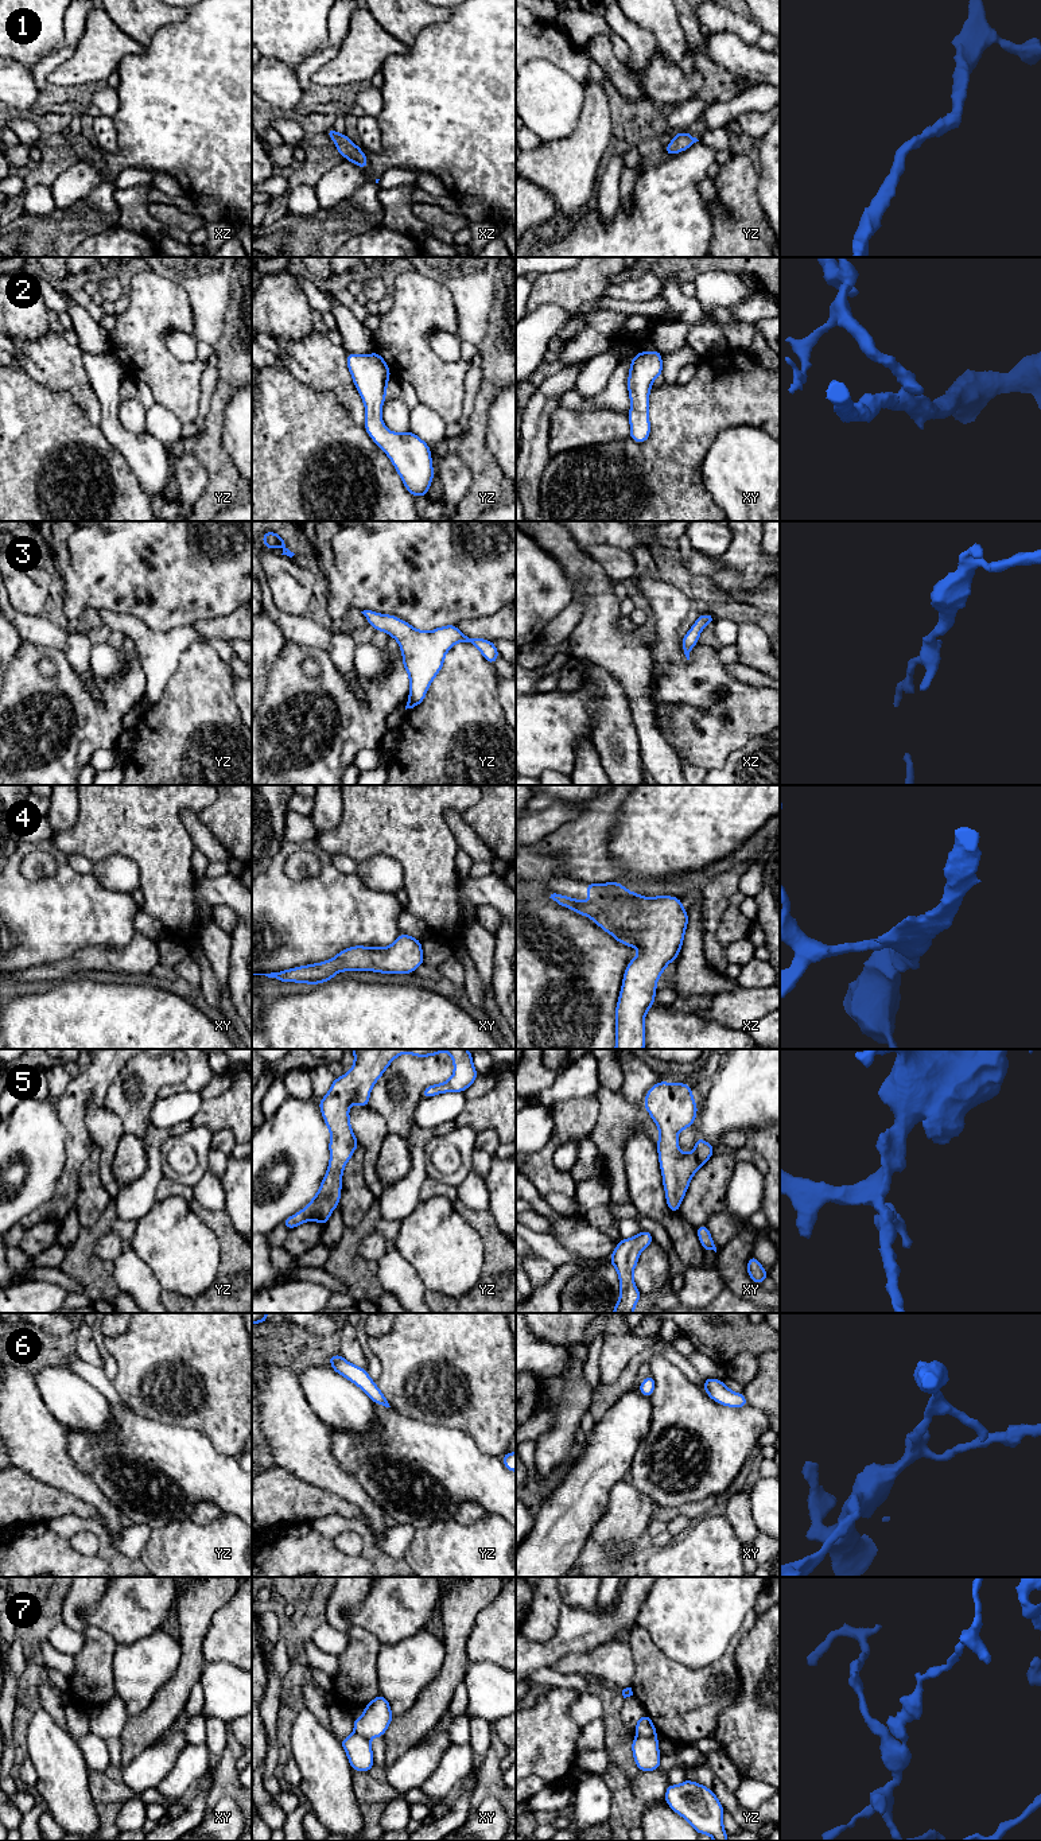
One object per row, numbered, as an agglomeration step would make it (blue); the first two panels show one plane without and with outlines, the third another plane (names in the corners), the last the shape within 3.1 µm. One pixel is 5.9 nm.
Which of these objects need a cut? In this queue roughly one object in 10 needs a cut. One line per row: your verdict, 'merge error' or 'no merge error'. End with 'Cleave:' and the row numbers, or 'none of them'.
1: no merge error
2: no merge error
3: no merge error
4: no merge error
5: no merge error
6: no merge error
7: merge error
Cleave: 7

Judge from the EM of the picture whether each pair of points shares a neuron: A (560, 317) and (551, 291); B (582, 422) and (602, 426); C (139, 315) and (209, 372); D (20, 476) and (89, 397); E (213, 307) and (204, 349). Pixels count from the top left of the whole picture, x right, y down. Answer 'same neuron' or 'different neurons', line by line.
A: different neurons
B: same neuron
C: different neurons
D: different neurons
E: different neurons

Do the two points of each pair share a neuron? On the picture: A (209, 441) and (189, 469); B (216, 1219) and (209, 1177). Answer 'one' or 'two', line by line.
A: two
B: two

